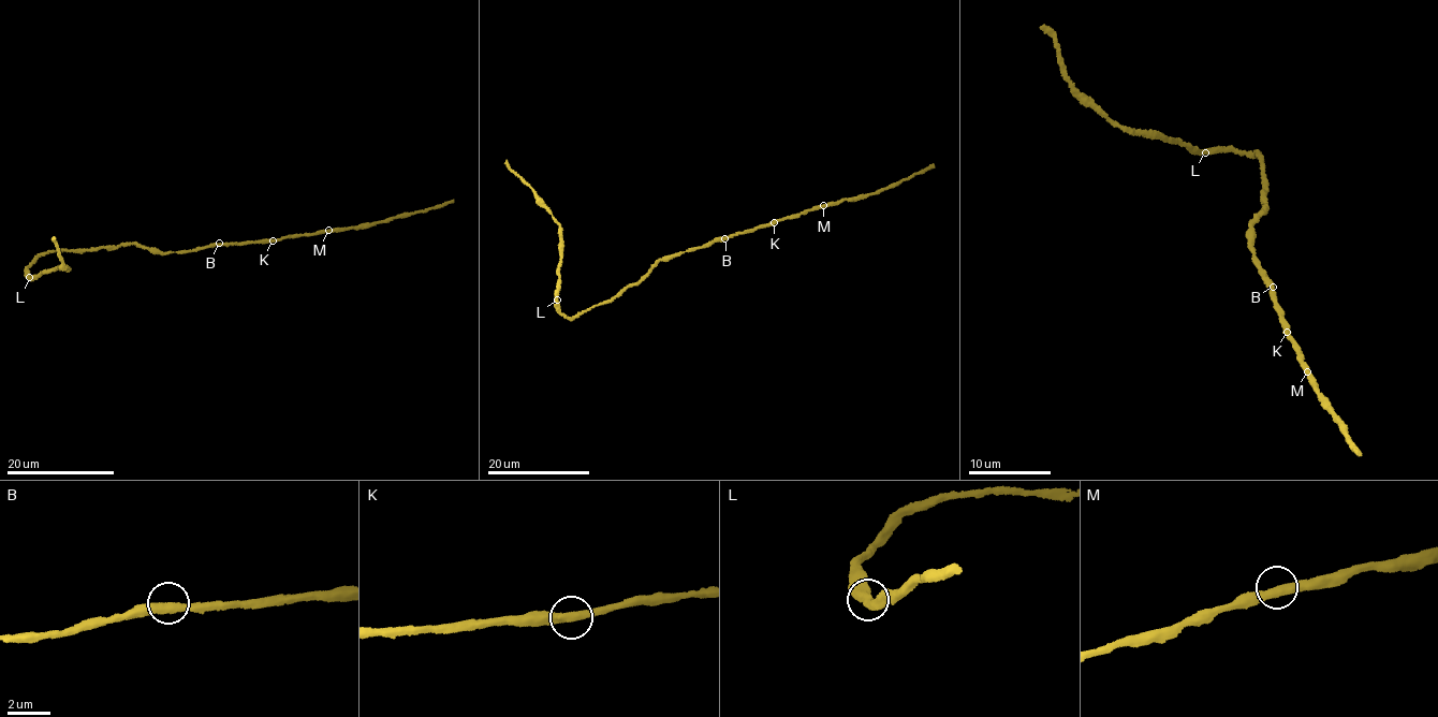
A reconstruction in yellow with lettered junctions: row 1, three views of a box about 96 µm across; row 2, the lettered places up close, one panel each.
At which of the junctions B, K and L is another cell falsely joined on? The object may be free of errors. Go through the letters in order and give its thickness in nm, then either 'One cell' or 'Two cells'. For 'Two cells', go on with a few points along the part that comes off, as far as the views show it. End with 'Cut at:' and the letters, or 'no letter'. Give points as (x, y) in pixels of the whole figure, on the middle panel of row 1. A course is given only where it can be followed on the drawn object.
B: Thickness 440 nm. One cell
K: Thickness 440 nm. One cell
L: Thickness 420 nm. One cell
Cut at: no letter

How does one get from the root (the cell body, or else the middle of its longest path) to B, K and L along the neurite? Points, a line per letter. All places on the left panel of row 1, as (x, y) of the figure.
B: (142, 247), (161, 252), (187, 251), (219, 243)
K: (142, 247), (163, 252), (266, 238), (273, 240)
L: (142, 247), (123, 244), (35, 257), (27, 268), (29, 278)

